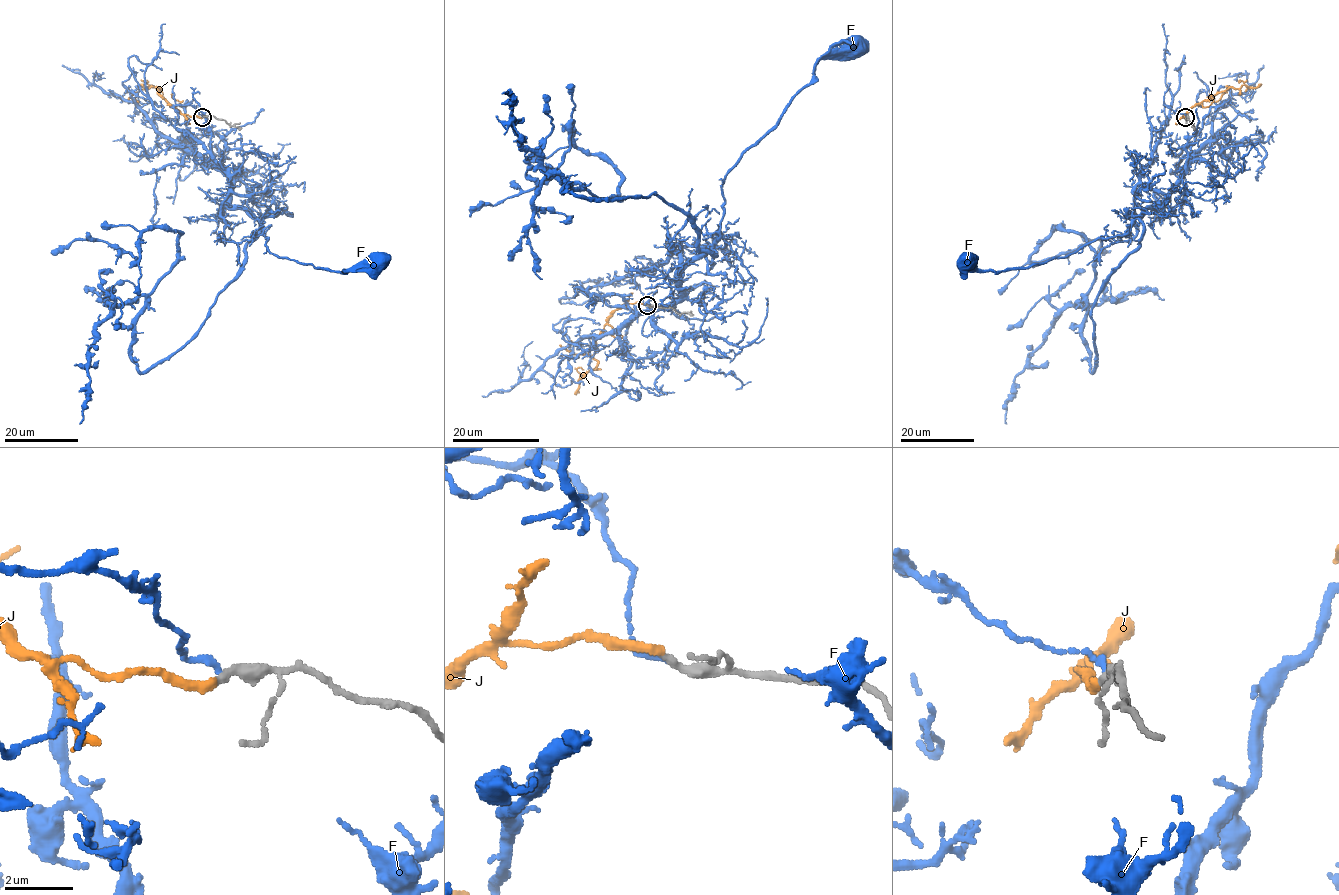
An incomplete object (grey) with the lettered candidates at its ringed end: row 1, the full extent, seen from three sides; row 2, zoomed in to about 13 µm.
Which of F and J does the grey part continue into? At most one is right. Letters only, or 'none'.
J

